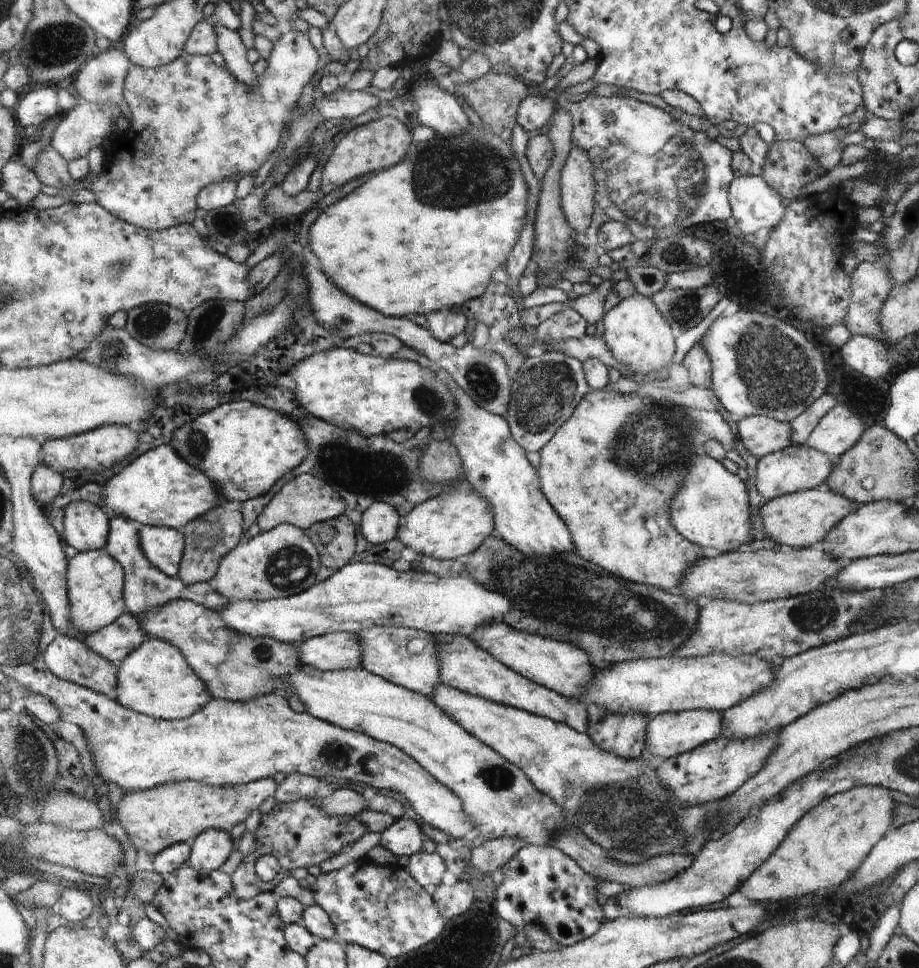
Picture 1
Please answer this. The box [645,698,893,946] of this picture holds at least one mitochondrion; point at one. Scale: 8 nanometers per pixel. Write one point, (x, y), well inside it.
(864, 917)

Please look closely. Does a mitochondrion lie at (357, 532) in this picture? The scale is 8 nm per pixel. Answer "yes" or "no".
no

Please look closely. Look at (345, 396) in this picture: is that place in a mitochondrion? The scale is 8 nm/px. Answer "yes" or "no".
no

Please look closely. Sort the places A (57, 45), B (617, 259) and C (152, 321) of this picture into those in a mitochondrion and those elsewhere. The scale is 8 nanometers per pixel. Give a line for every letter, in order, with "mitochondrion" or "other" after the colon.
A: mitochondrion
B: other
C: mitochondrion

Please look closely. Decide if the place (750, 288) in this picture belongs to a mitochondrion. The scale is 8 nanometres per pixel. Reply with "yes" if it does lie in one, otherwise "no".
yes

